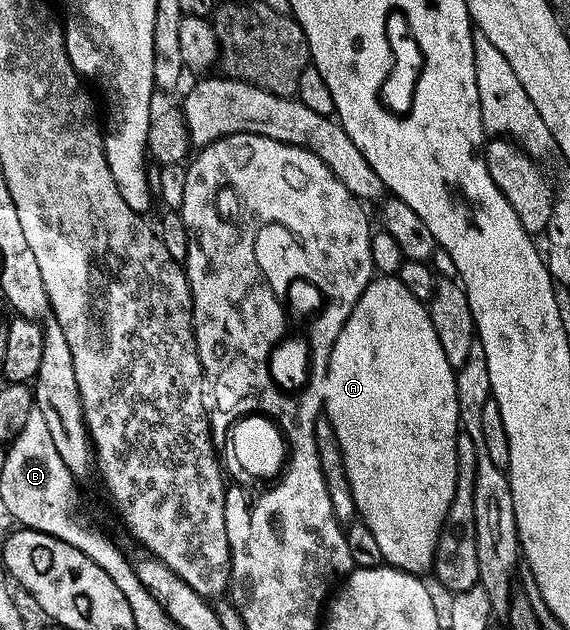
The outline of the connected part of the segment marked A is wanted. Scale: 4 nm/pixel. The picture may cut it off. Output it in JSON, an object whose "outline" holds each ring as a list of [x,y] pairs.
{"outline":[[[379,275],[360,294],[352,314],[344,322],[336,342],[332,346],[332,354],[326,371],[326,395],[324,397],[324,415],[332,422],[332,430],[336,430],[336,442],[340,446],[340,454],[344,458],[344,470],[348,474],[348,482],[354,499],[354,511],[361,523],[372,530],[380,545],[380,554],[389,567],[398,568],[402,572],[426,574],[434,563],[434,552],[438,549],[438,541],[444,532],[446,515],[456,498],[456,482],[458,481],[458,459],[456,458],[456,442],[460,425],[458,423],[458,403],[456,402],[455,368],[448,362],[444,354],[444,346],[440,346],[440,338],[436,338],[436,330],[432,326],[432,318],[427,305],[404,286],[397,276]]]}

